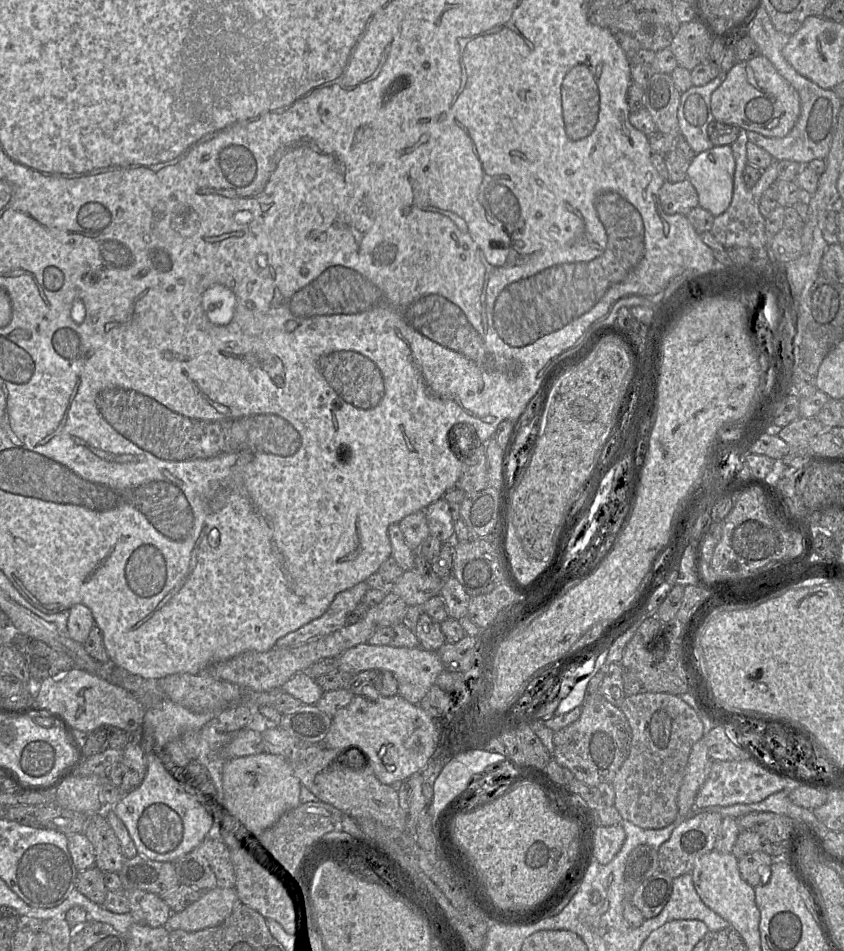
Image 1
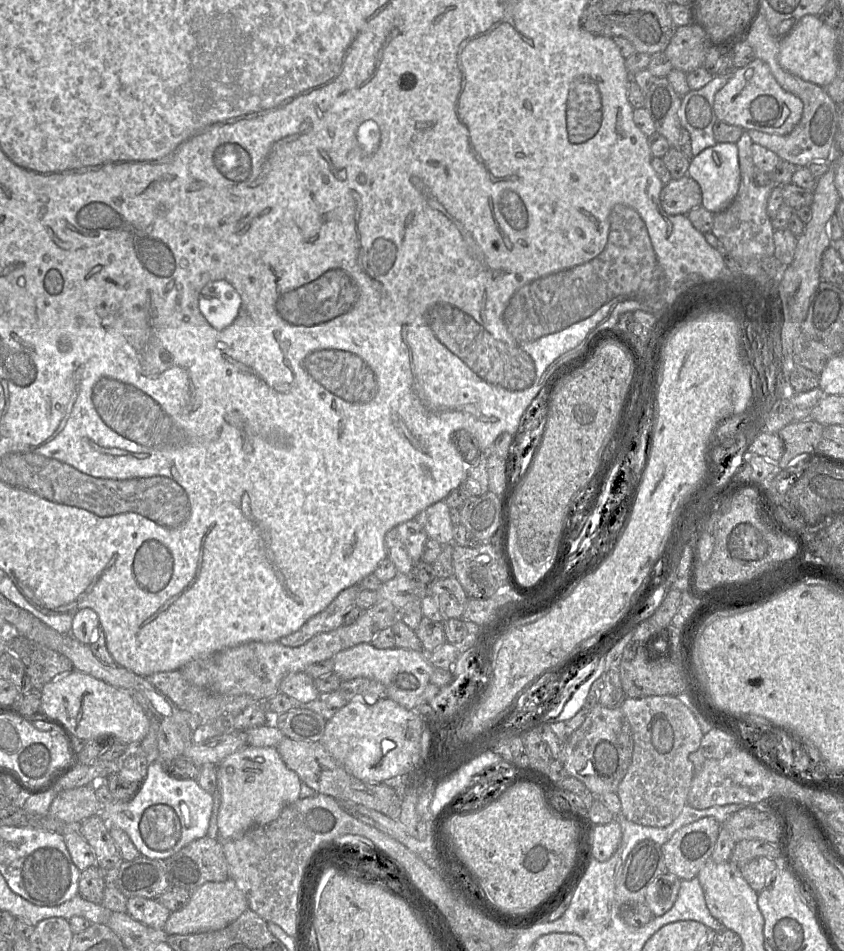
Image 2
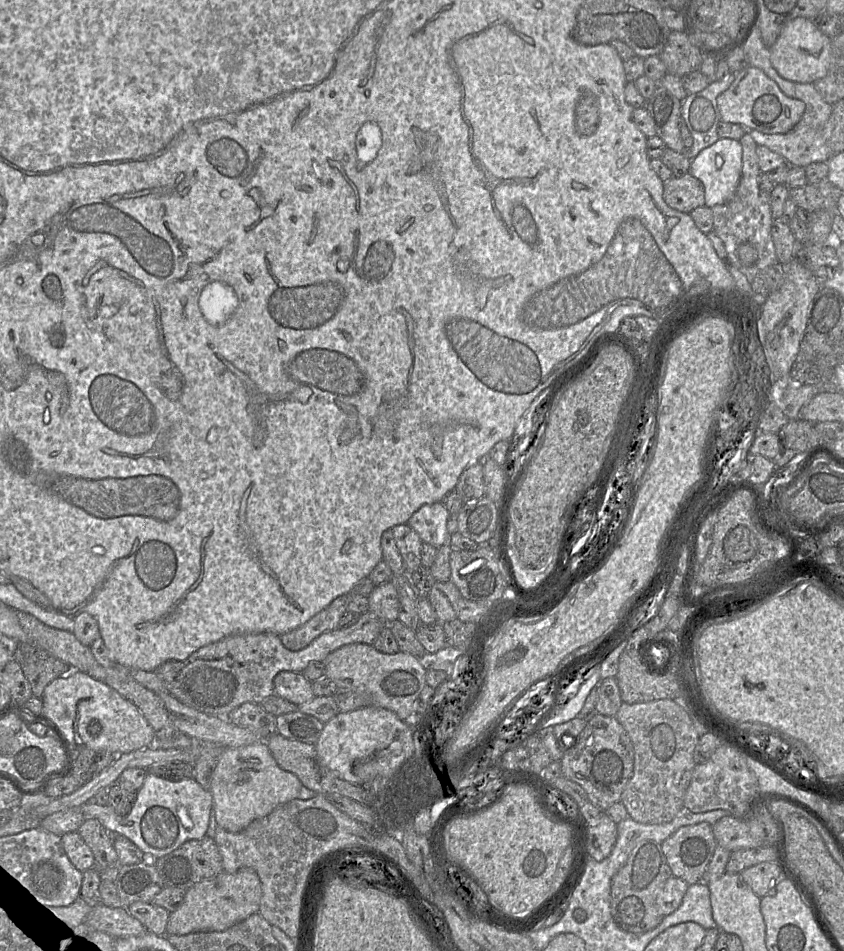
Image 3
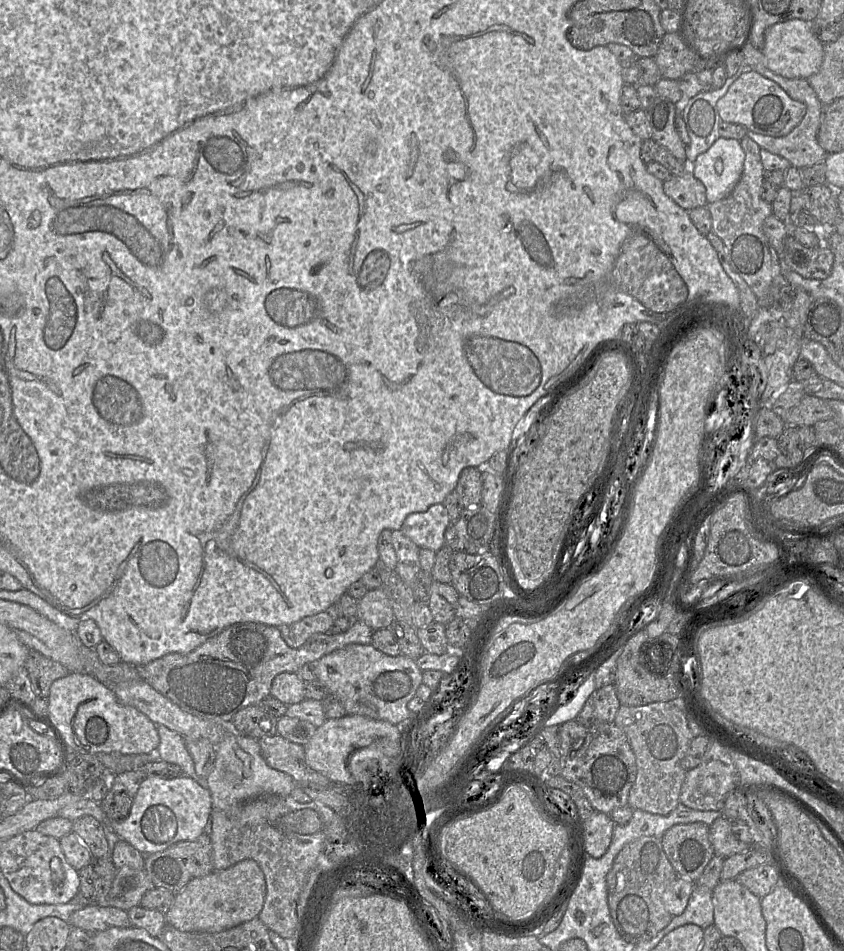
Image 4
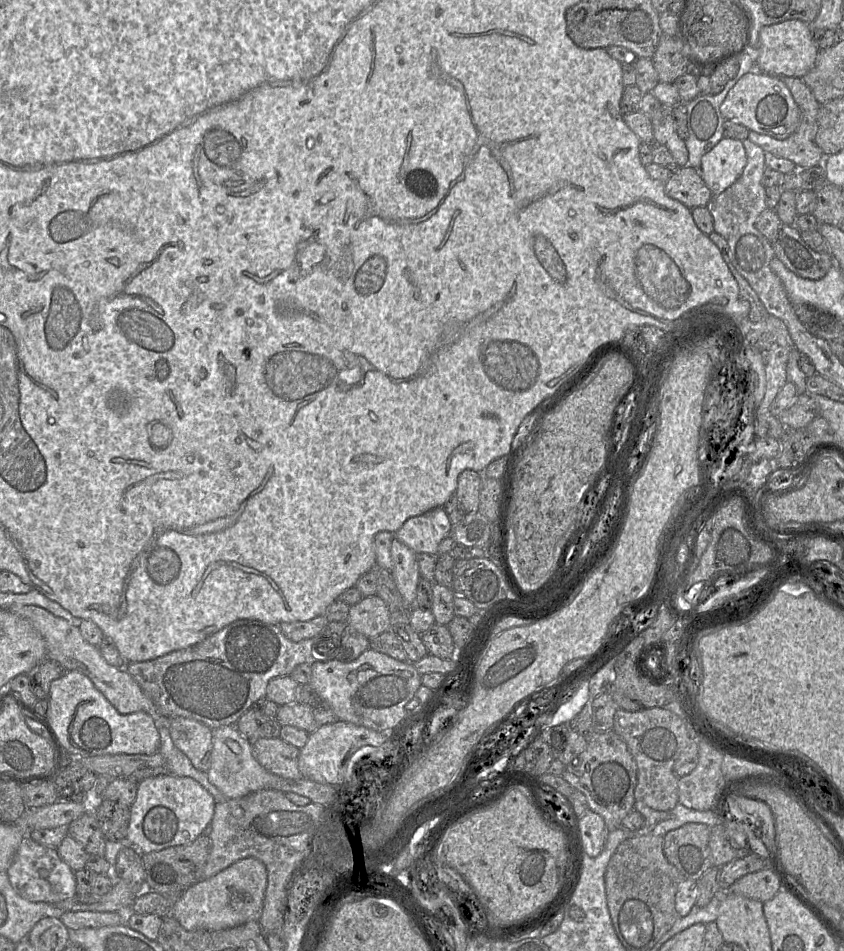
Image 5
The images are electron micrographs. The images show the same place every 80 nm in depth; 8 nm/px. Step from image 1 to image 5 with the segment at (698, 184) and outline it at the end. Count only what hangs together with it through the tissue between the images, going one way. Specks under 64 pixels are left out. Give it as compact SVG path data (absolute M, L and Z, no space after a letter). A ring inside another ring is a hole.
M723 137L701 158L699 172L712 195L716 196L740 177L746 164L743 142Z

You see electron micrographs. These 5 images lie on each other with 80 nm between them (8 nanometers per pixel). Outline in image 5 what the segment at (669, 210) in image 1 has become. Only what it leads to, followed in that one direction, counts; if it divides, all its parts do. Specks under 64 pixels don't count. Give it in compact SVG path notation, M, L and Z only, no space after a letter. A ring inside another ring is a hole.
M690 166L680 167L665 182L666 194L689 209L706 207L712 193L702 179L699 169Z

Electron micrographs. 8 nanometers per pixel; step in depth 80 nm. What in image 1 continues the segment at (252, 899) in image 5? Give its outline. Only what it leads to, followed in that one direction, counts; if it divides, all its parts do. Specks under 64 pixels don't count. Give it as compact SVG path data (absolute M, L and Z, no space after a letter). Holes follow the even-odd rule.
M234 888L204 891L200 899L178 913L172 913L165 926L168 931L194 932L220 925L235 907L242 904Z

